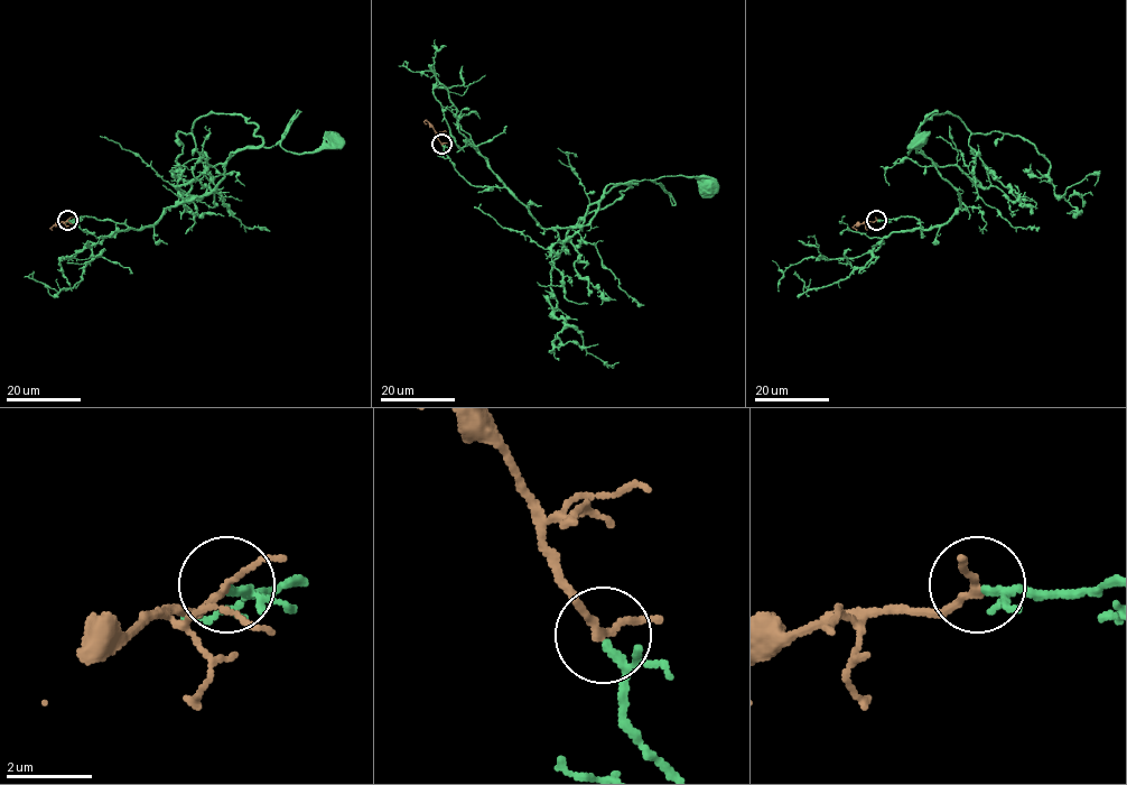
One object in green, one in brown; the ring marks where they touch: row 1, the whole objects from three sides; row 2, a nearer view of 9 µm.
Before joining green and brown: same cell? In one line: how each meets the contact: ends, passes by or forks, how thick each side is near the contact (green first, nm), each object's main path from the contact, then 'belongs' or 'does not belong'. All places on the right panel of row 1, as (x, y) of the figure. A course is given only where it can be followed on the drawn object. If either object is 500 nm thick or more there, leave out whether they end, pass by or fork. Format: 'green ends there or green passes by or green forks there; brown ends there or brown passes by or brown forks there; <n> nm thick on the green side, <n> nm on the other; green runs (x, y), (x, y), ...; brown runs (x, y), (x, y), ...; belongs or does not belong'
green passes by; brown passes by; 120 nm thick on the green side, 150 nm on the other; green runs (877, 219), (913, 216), (932, 229), (960, 206), (934, 164), (913, 142), (909, 154), (920, 142); brown runs (876, 219), (855, 224), (856, 230); belongs

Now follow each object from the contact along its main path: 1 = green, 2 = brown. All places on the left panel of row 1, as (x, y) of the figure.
1: (68, 219), (93, 216), (145, 229), (169, 206), (210, 194), (239, 148), (279, 142), (305, 154), (336, 142)
2: (67, 219), (53, 224), (53, 230)

